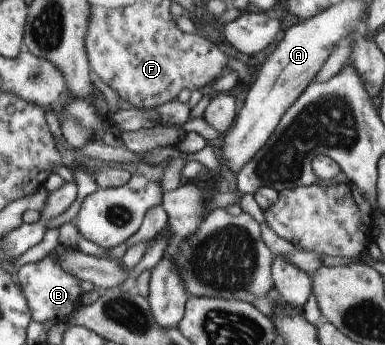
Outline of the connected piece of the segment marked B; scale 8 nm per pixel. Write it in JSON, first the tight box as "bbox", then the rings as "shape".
{"bbox":[16,255,83,324],"shape":[[[52,255],[44,257],[42,261],[38,261],[37,263],[22,265],[22,267],[18,269],[18,273],[16,273],[16,279],[23,289],[33,321],[42,323],[50,321],[52,324],[66,323],[70,315],[82,305],[81,298],[83,292],[81,291],[80,281],[74,278],[73,275],[65,273],[65,270],[62,270],[61,266],[58,266],[55,257]]]}

